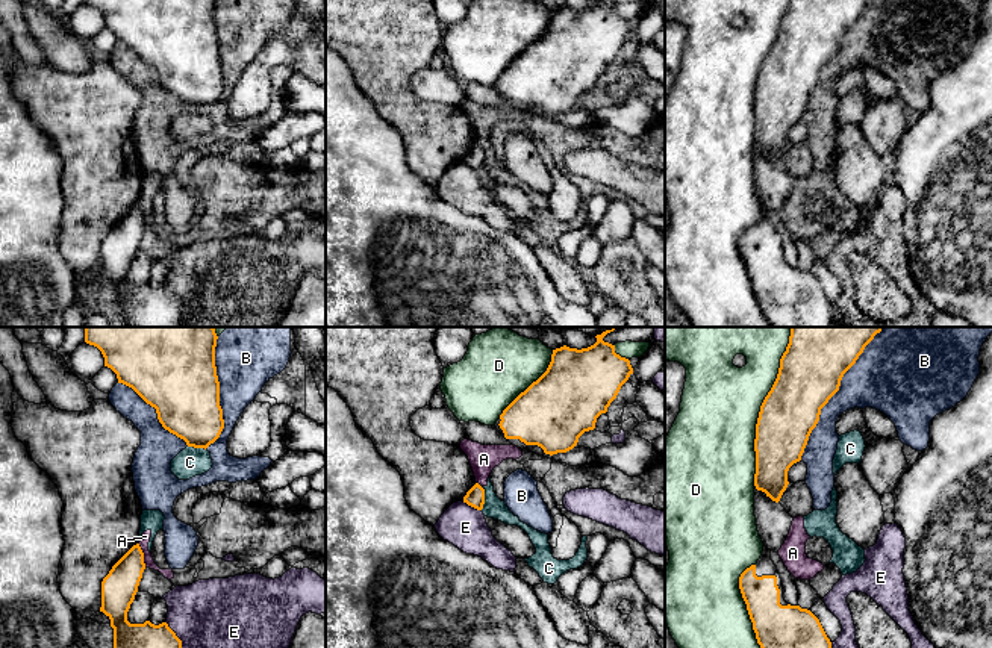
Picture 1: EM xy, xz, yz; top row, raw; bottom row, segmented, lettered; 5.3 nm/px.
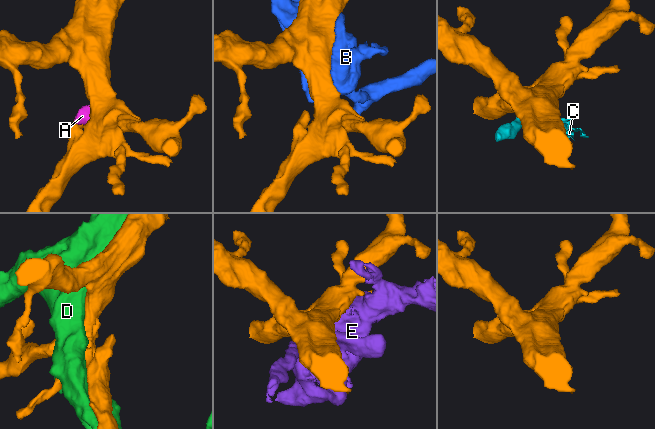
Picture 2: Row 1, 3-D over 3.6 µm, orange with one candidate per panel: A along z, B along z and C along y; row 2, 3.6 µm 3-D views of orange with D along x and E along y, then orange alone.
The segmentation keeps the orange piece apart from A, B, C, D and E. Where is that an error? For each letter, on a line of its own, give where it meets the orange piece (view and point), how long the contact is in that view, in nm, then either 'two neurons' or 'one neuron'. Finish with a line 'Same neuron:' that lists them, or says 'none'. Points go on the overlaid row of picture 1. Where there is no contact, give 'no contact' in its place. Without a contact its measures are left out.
A: xy (143, 554) | 140 nm | two neurons
B: yz (835, 392) | 850 nm | two neurons
C: xz (483, 498) | 130 nm | two neurons
D: yz (761, 406) | 850 nm | two neurons
E: xy (174, 635) | 170 nm | two neurons
Same neuron: none

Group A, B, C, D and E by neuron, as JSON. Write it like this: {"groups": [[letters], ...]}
{"groups": [["A", "C"], ["B"], ["D"], ["E"]]}

